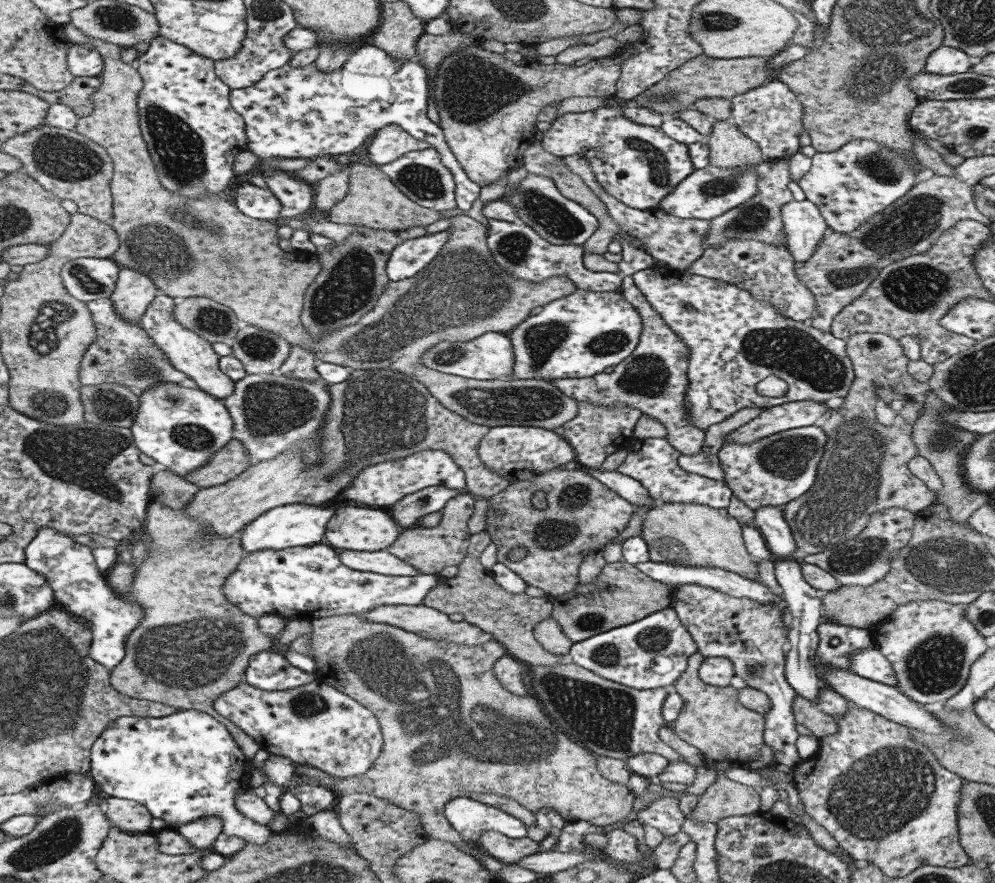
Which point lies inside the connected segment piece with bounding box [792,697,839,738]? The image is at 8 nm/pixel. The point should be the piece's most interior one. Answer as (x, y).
(820, 724)

